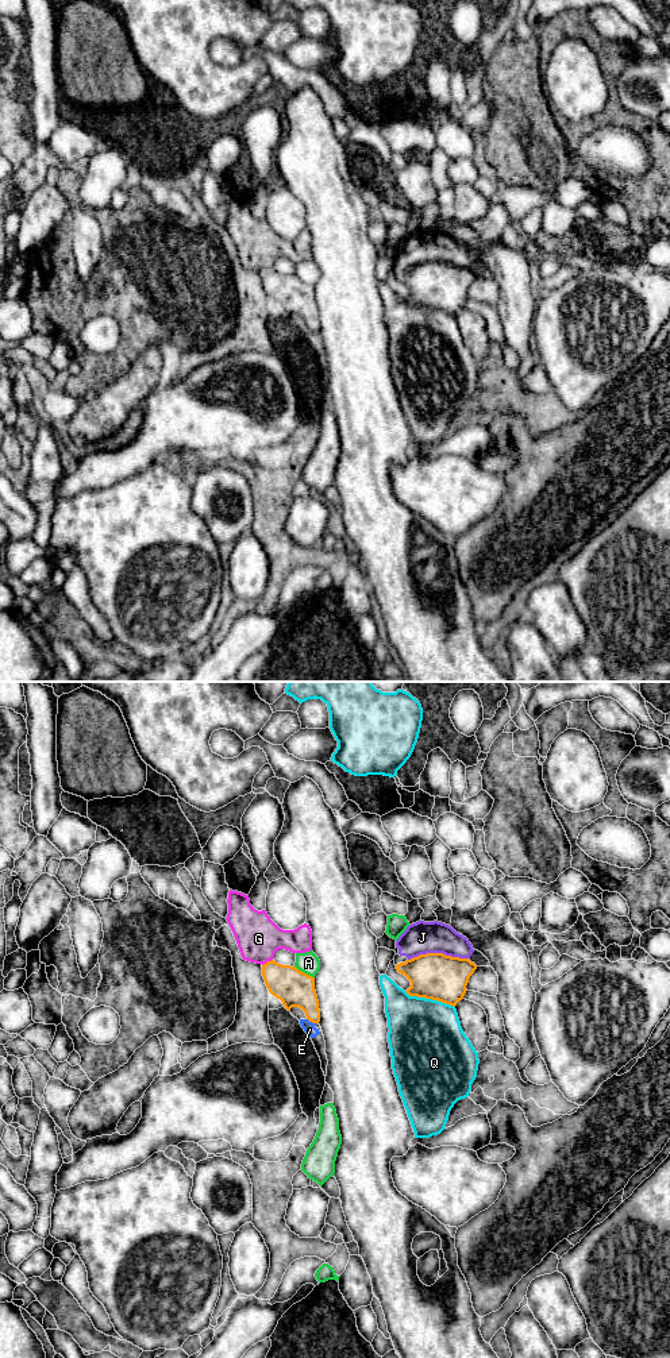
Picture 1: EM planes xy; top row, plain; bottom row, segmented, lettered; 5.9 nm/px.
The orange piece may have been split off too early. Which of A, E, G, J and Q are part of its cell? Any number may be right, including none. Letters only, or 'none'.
J

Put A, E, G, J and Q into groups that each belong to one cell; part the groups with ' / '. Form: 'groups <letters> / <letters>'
groups A / E / G / J / Q

